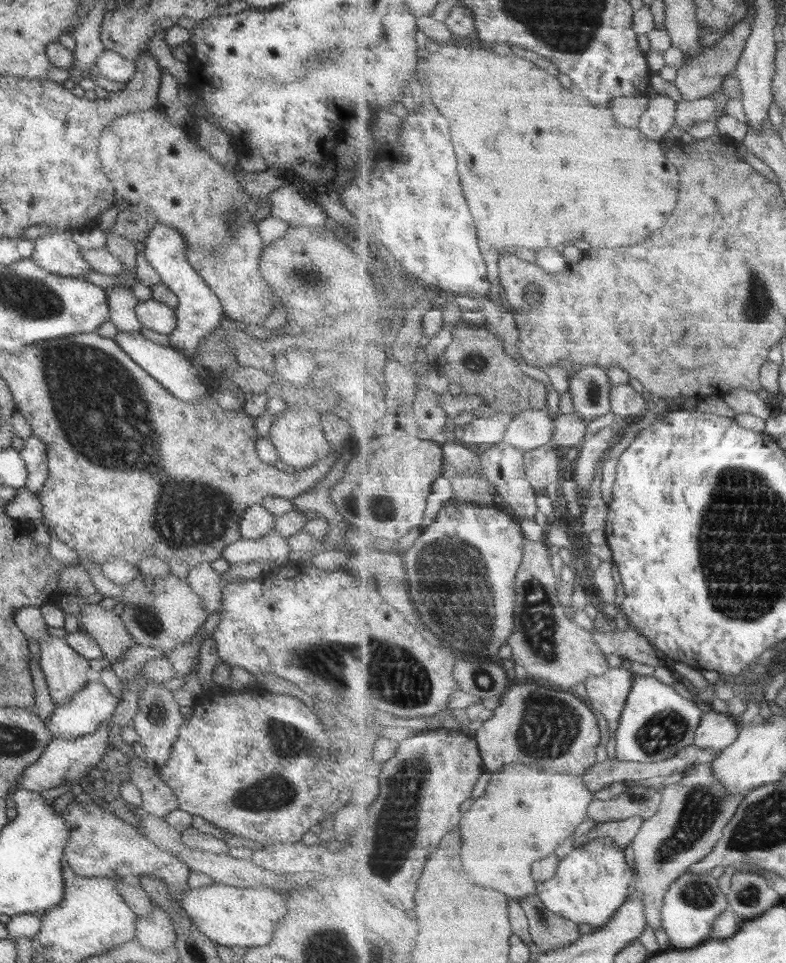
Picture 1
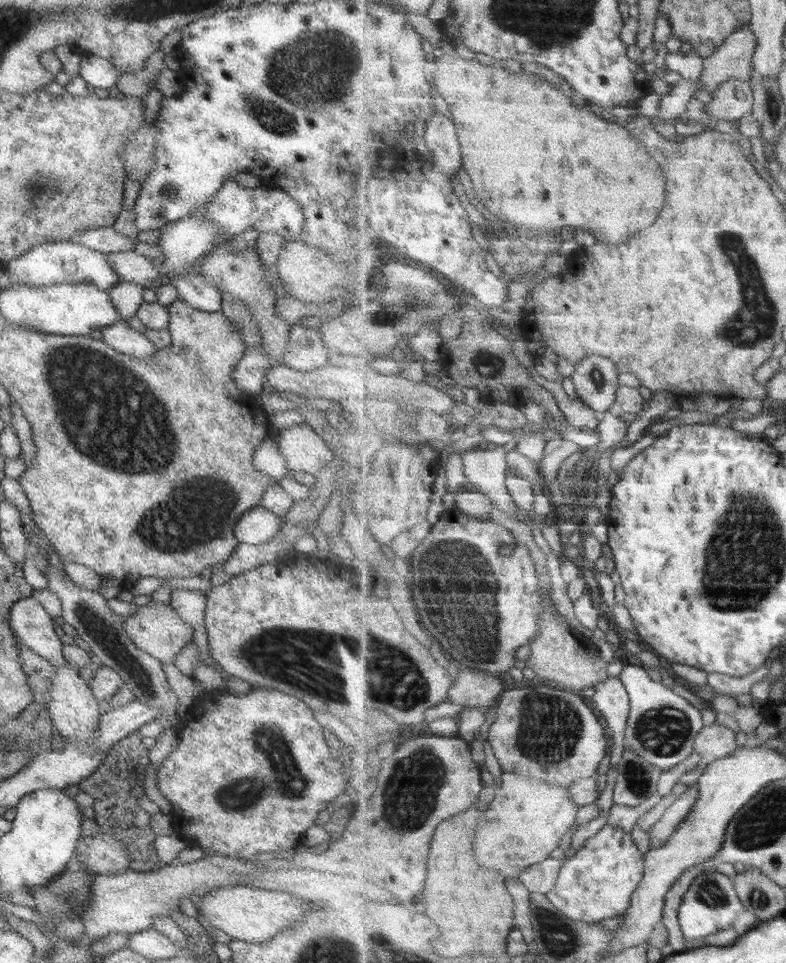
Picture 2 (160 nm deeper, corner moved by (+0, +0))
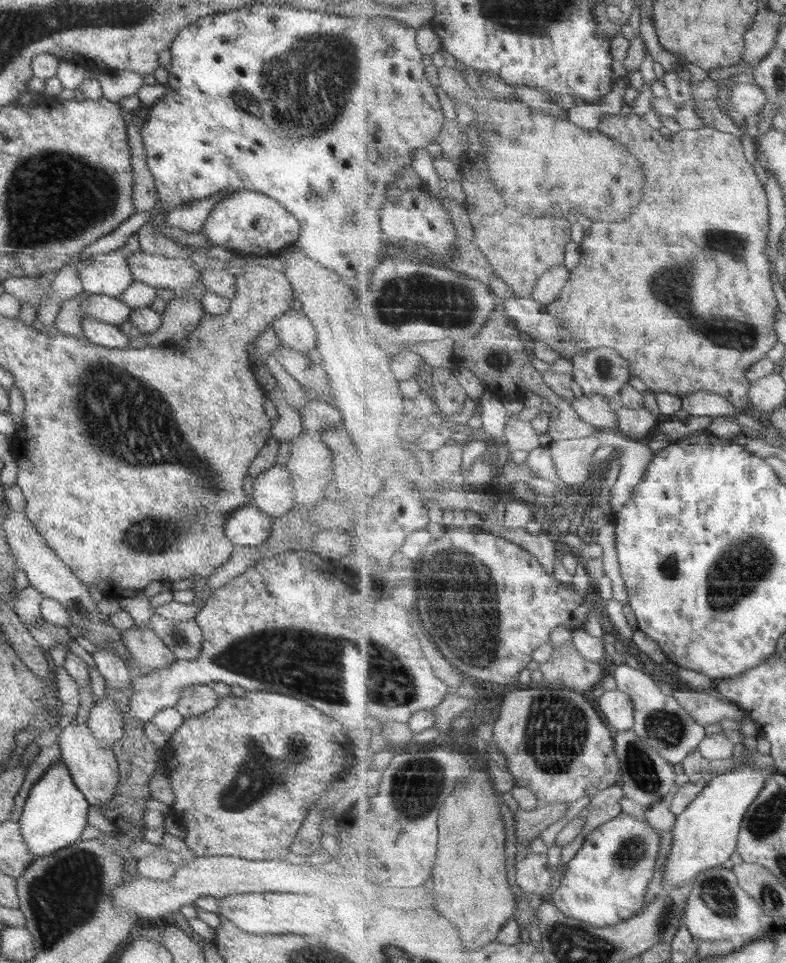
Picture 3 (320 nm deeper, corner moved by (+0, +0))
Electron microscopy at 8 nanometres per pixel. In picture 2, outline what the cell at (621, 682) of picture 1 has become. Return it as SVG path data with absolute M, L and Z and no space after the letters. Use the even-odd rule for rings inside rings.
M608 677L605 682L597 683L592 702L599 715L606 721L607 730L613 743L609 749L609 764L614 767L623 758L626 743L626 729L632 706L630 694L619 677Z

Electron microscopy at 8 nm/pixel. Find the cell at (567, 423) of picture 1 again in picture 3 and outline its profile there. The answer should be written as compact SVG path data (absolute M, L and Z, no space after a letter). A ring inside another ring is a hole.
M602 394L583 395L572 400L571 404L579 414L579 418L595 426L596 429L617 431L617 411L606 396Z

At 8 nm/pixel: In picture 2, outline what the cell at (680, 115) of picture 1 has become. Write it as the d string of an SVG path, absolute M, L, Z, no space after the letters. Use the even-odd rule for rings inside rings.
M730 79L721 84L710 102L705 102L706 111L719 120L739 121L752 114L754 94L749 82Z

